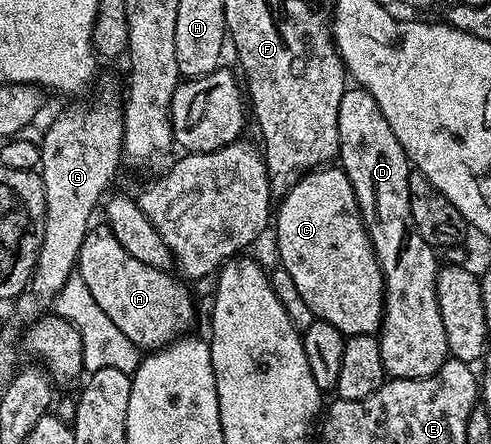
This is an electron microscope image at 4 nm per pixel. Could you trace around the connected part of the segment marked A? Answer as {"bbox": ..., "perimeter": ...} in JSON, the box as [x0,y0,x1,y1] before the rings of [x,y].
{"bbox":[76,225,194,353],"perimeter":[[[108,225],[97,226],[90,226],[85,234],[85,240],[79,249],[76,269],[76,274],[80,275],[86,283],[96,304],[111,317],[119,333],[123,333],[123,337],[127,337],[128,341],[133,342],[142,352],[152,353],[166,347],[174,339],[182,338],[188,332],[185,330],[193,323],[194,296],[191,291],[189,296],[188,289],[184,287],[186,284],[176,274],[173,276],[169,271],[160,271],[151,265],[143,265],[143,261],[131,257],[131,253],[127,253],[127,249],[123,249],[123,245],[115,241],[115,233],[111,233]]]}

